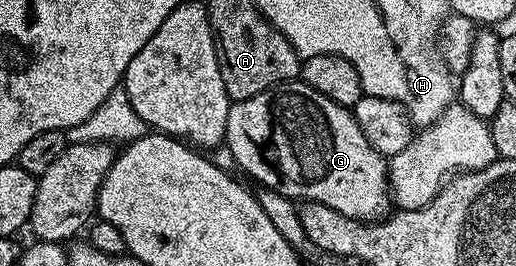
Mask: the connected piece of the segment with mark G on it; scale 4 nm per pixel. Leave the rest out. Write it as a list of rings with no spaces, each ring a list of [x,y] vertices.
[[[304,81],[279,83],[268,87],[250,99],[239,99],[229,104],[224,146],[229,147],[233,159],[255,179],[262,188],[277,190],[294,201],[322,202],[347,217],[377,221],[391,211],[389,164],[363,137],[352,110],[340,107],[331,97],[323,97]]]

